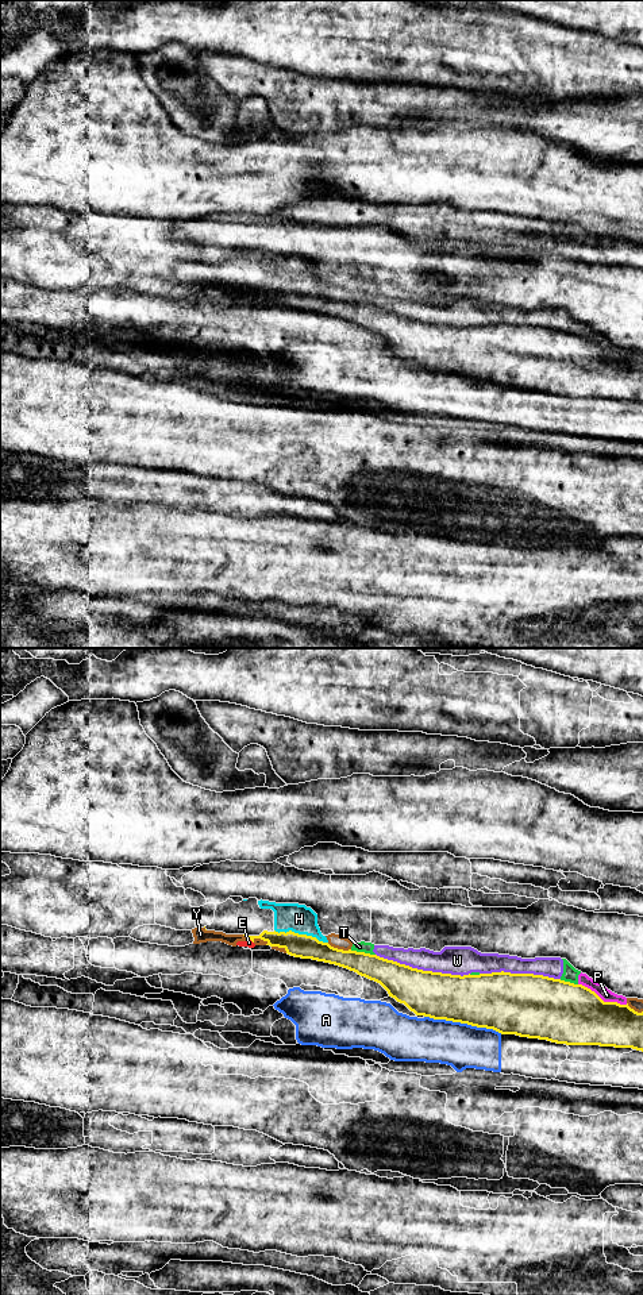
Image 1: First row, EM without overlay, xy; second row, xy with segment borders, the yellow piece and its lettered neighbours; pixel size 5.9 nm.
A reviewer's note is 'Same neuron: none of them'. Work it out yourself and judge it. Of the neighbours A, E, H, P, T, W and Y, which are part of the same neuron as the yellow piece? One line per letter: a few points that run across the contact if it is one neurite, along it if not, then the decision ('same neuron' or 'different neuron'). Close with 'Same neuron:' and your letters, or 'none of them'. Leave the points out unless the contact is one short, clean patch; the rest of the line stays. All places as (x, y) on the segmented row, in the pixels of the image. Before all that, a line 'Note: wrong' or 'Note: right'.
Note: right
A: different neuron
E: different neuron
H: xy (274, 929), (278, 932), (293, 931), (311, 935), (327, 943) | different neuron
P: xy (578, 983), (593, 990), (604, 1001), (627, 1003) | different neuron
T: different neuron
W: different neuron
Y: different neuron
Same neuron: none of them

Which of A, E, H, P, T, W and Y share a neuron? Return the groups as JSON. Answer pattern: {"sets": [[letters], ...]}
{"sets": [["A"], ["E", "H", "P", "T", "W", "Y"]]}

